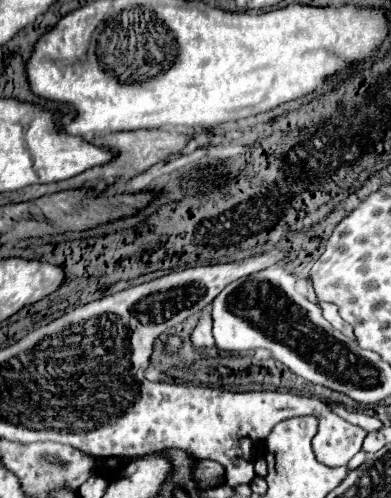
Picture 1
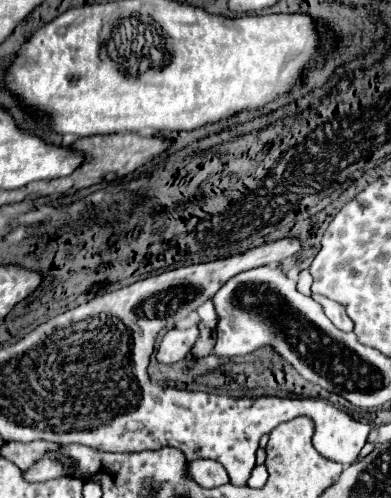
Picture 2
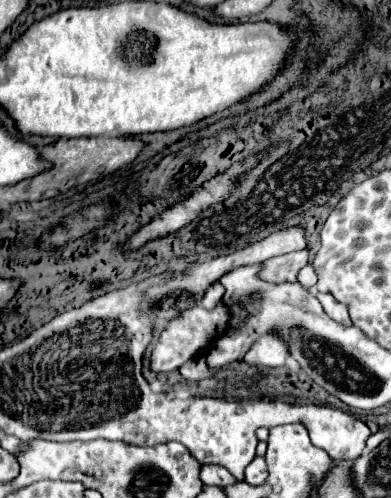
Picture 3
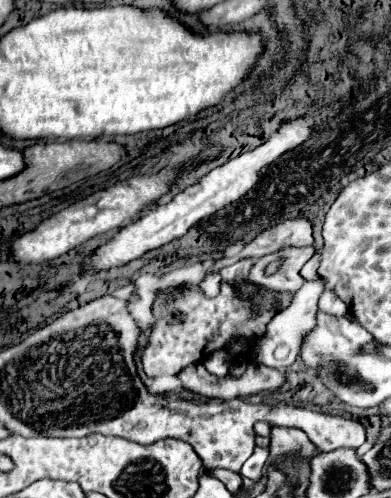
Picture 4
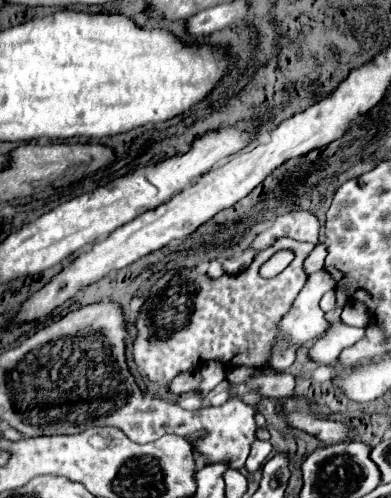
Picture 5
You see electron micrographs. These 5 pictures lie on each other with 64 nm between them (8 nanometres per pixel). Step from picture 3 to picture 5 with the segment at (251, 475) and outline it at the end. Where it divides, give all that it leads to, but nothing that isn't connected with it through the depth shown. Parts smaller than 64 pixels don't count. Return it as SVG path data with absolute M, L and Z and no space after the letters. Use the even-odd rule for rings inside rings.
M256 438L256 440L252 442L252 450L250 450L250 456L248 456L248 460L246 460L246 468L248 468L250 472L258 470L258 468L266 462L270 450L272 450L272 444L270 444L268 440L258 440L258 438Z

